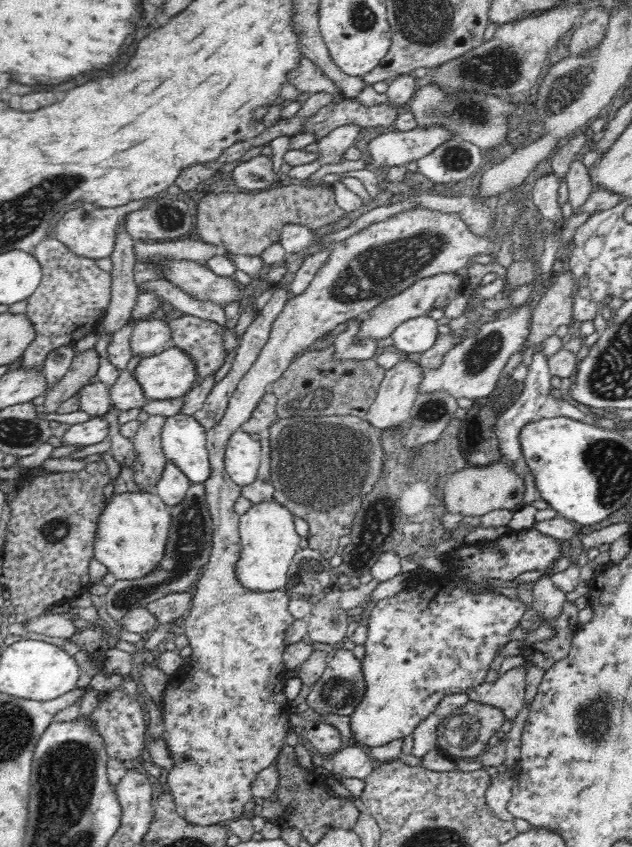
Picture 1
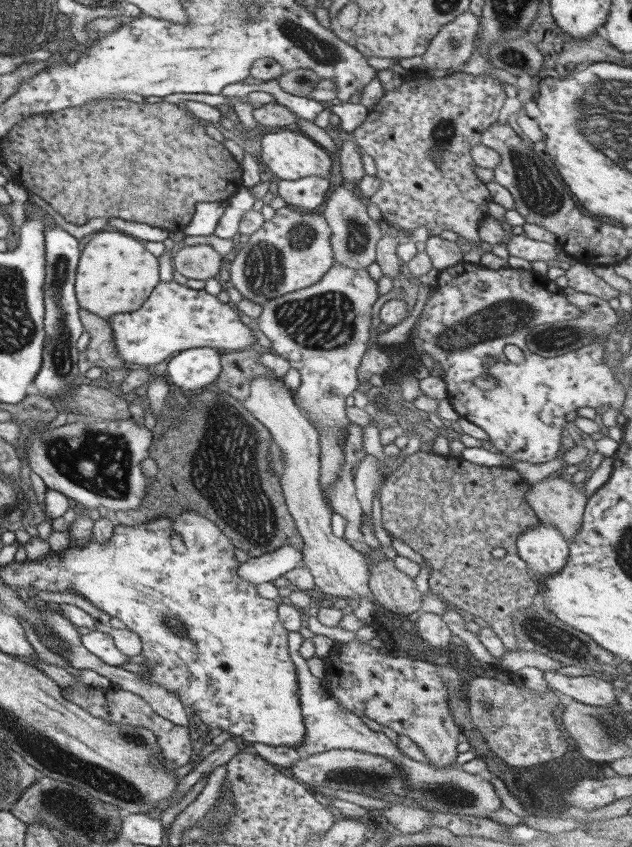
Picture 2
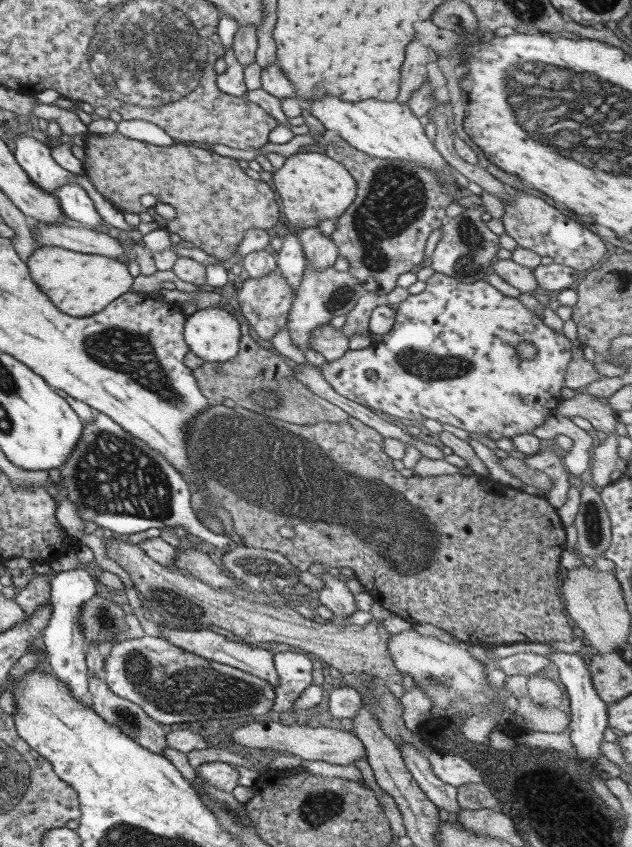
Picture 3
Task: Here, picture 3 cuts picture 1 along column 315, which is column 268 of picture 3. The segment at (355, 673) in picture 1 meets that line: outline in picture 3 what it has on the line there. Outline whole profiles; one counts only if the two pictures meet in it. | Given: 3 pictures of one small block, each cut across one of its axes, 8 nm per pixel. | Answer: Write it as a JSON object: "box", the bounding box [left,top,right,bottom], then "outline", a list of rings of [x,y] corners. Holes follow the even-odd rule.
{"box":[103,635,276,724],"outline":[[[145,635],[114,644],[105,659],[103,681],[116,696],[137,704],[161,724],[254,716],[271,710],[276,689],[270,682],[226,664],[206,660],[166,641]]]}

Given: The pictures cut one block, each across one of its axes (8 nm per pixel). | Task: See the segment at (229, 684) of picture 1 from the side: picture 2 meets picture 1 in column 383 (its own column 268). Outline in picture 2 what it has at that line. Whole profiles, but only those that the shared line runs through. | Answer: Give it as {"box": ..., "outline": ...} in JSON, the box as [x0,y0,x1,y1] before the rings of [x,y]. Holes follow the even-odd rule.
{"box":[230,205,335,306],"outline":[[[286,205],[276,210],[274,216],[264,221],[248,242],[241,245],[242,252],[234,256],[230,264],[231,282],[243,298],[261,306],[282,294],[312,286],[335,263],[330,235],[332,230],[322,214]]]}

